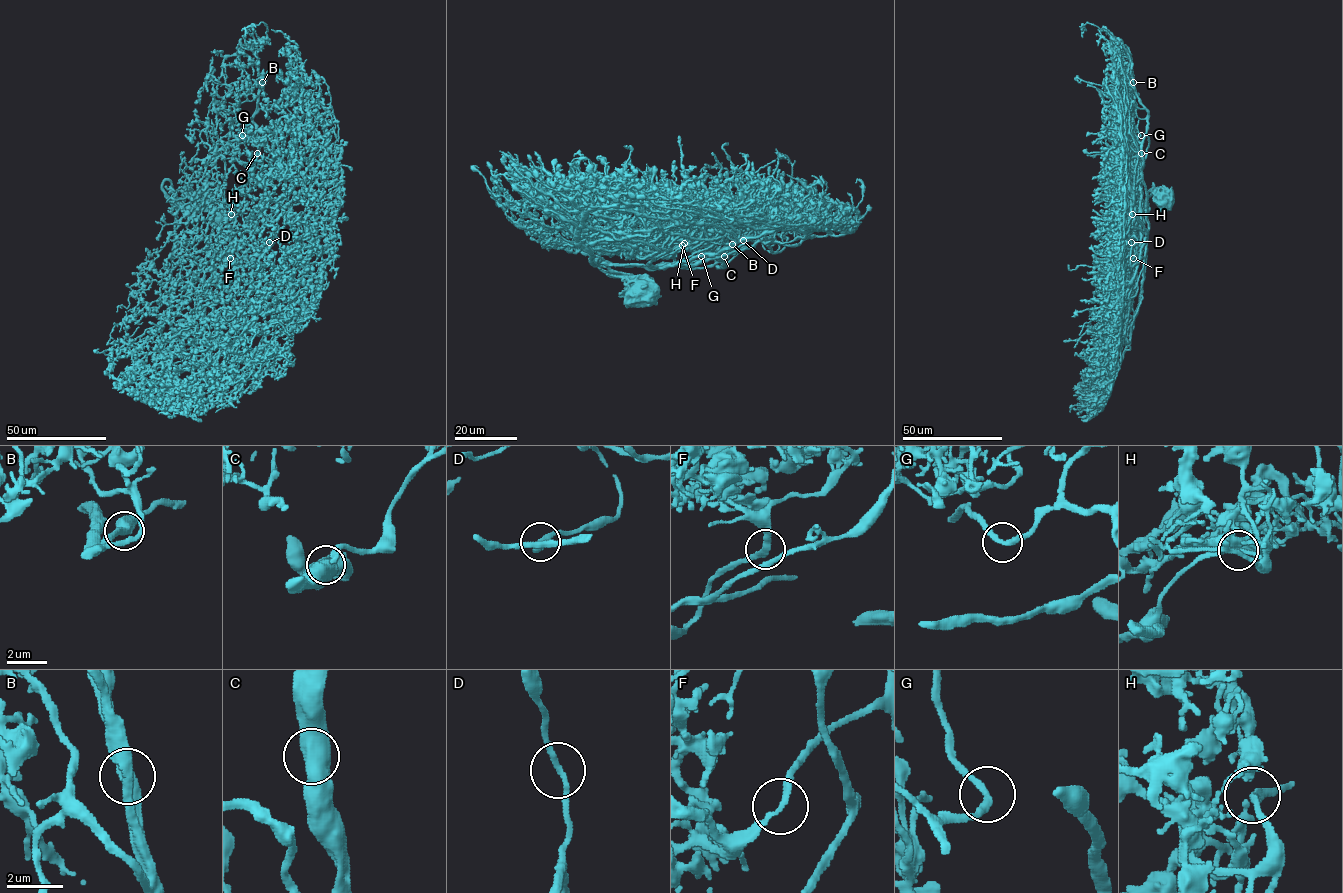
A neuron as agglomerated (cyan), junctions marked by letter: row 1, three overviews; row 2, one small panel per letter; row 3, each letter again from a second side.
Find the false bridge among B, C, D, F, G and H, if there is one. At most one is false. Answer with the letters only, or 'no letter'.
no letter

